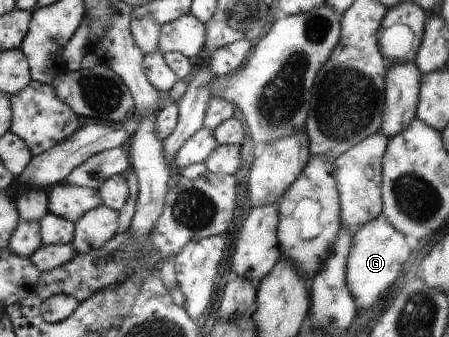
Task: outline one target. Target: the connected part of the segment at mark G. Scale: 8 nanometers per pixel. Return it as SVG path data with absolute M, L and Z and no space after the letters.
M381 213L375 220L371 220L354 234L352 248L346 265L346 284L355 300L361 308L369 308L379 302L379 296L395 282L395 278L401 274L401 268L405 260L409 258L409 244L405 236L392 224L389 224L385 214Z

